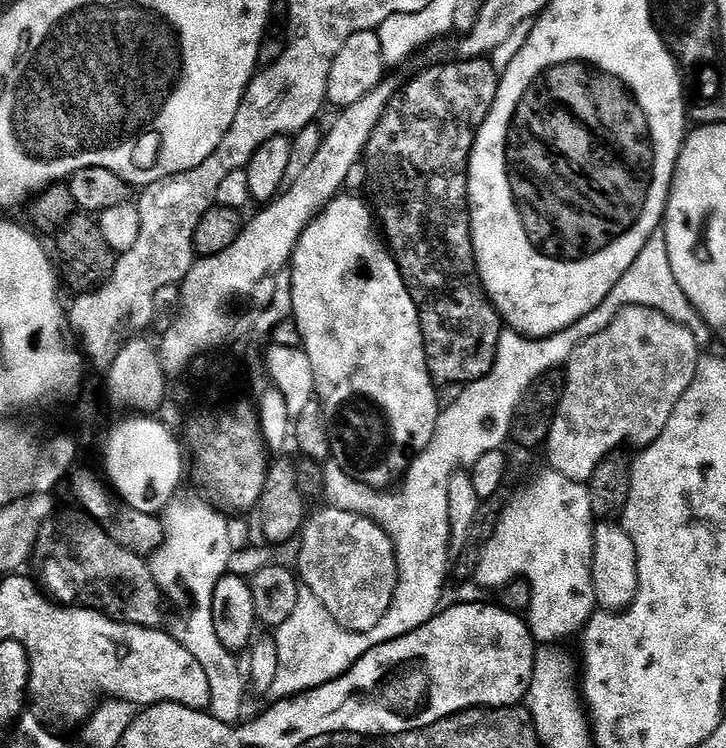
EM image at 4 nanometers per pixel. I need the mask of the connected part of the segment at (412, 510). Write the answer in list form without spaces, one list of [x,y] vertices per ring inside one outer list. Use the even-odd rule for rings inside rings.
[[[657,230],[646,242],[642,254],[638,254],[634,266],[630,266],[630,270],[622,274],[618,286],[614,286],[614,290],[610,290],[606,299],[593,312],[586,314],[586,318],[553,336],[543,336],[537,340],[523,336],[520,332],[501,331],[496,361],[490,374],[464,385],[458,402],[441,411],[434,438],[430,438],[426,450],[416,455],[408,471],[391,490],[371,488],[358,482],[349,472],[335,466],[325,467],[323,499],[338,510],[350,510],[354,514],[370,518],[378,526],[382,526],[382,530],[386,530],[386,534],[394,542],[398,586],[395,587],[390,610],[378,622],[378,626],[373,630],[354,632],[346,630],[334,619],[309,587],[300,585],[298,603],[293,613],[274,632],[278,671],[269,693],[271,699],[296,696],[340,677],[374,646],[420,629],[436,616],[442,606],[440,600],[446,564],[448,562],[449,565],[450,562],[451,530],[447,484],[451,476],[465,466],[476,464],[478,458],[501,451],[505,447],[503,444],[509,443],[516,407],[520,405],[520,399],[529,386],[547,372],[567,365],[581,342],[610,326],[613,318],[631,304],[641,304],[643,308],[653,309],[677,324],[690,326],[697,341],[709,339],[707,325],[698,320],[696,309],[686,298],[682,286],[678,286],[674,270],[670,270],[666,234]]]

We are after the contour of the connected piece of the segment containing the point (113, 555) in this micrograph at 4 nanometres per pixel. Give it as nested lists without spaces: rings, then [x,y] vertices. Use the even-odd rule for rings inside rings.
[[[52,526],[40,529],[34,564],[40,567],[38,580],[43,591],[65,606],[79,602],[114,620],[123,620],[126,624],[163,629],[166,597],[154,582],[151,567],[145,557],[113,543],[103,527],[90,527],[80,528],[73,534],[72,548],[62,537],[56,536]],[[104,580],[108,580],[108,600],[96,600],[96,597],[104,596]]]

